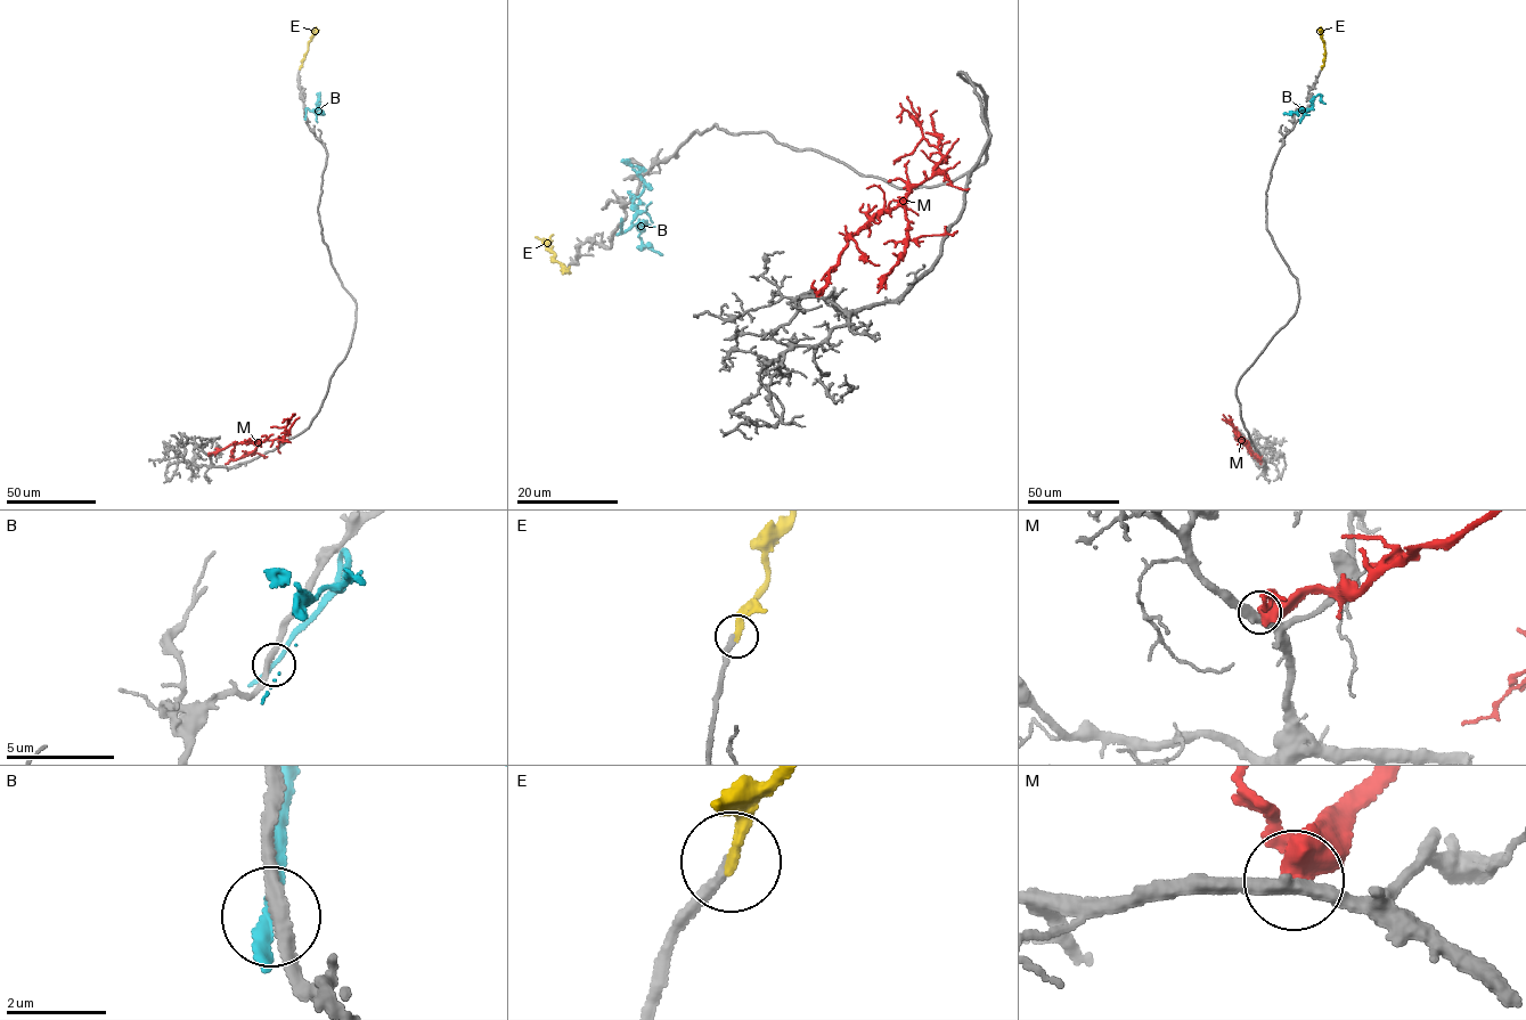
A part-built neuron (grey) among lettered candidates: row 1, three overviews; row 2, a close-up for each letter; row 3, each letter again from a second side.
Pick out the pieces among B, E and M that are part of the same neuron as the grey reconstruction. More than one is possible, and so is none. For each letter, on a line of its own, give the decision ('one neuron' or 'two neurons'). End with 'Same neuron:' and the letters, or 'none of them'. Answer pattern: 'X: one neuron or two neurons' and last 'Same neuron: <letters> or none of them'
B: two neurons
E: one neuron
M: two neurons
Same neuron: E

